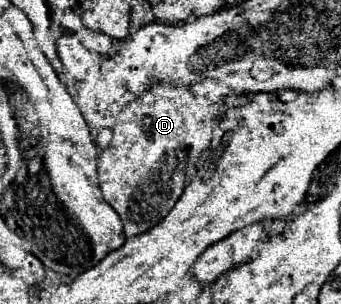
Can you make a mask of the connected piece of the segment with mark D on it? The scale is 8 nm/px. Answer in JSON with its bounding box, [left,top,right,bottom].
[98,84,214,238]

